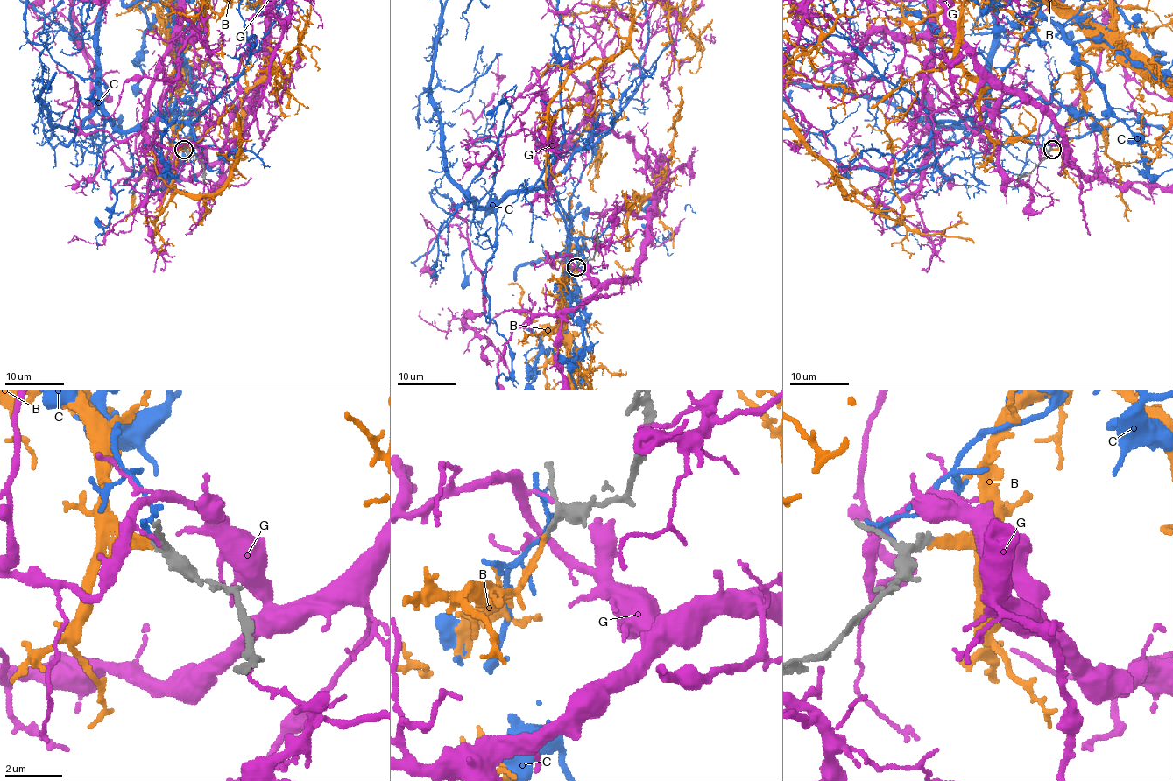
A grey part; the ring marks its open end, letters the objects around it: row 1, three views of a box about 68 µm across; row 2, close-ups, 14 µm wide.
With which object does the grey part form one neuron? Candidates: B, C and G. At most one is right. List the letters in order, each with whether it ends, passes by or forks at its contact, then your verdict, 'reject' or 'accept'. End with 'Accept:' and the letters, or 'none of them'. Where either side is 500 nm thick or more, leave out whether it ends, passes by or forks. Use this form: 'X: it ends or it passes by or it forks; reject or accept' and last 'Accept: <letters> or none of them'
B: it ends; accept
C: it ends; reject
G: it ends; reject
Accept: B

